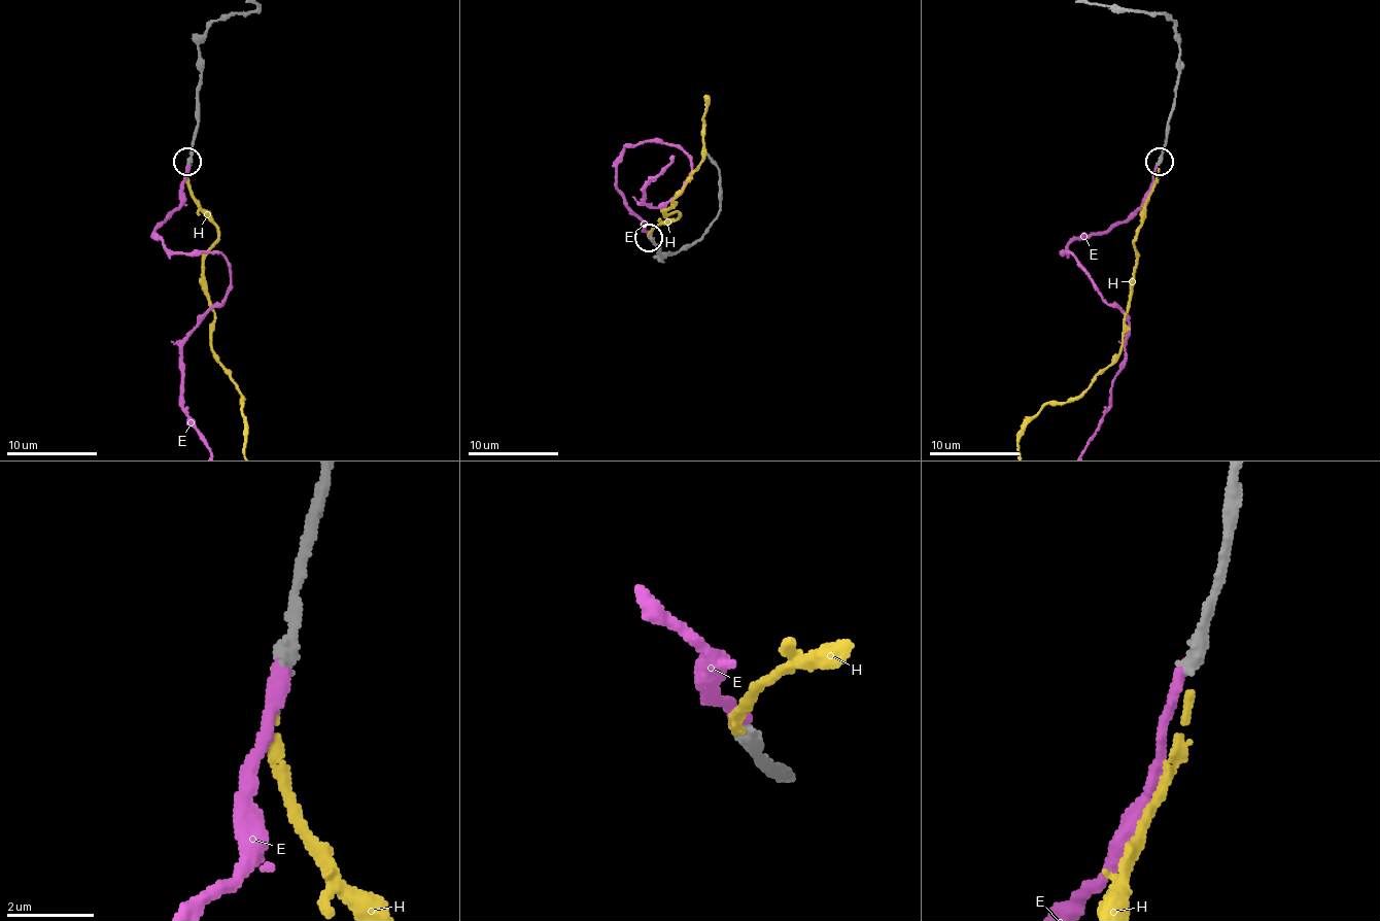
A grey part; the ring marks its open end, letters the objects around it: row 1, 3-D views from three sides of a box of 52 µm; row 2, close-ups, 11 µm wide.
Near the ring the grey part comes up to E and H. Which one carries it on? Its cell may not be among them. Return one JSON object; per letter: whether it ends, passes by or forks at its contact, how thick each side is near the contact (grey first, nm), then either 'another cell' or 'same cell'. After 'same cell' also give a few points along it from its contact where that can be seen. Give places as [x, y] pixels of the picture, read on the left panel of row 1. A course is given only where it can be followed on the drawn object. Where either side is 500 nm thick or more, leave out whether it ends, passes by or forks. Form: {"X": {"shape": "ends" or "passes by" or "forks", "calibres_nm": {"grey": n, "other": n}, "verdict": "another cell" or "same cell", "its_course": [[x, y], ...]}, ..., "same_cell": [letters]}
{"E": {"shape": "ends", "calibres_nm": {"grey": 360, "other": 320}, "verdict": "another cell"}, "H": {"shape": "ends", "calibres_nm": {"grey": 360, "other": 150}, "verdict": "same cell"}, "same_cell": ["H"]}

